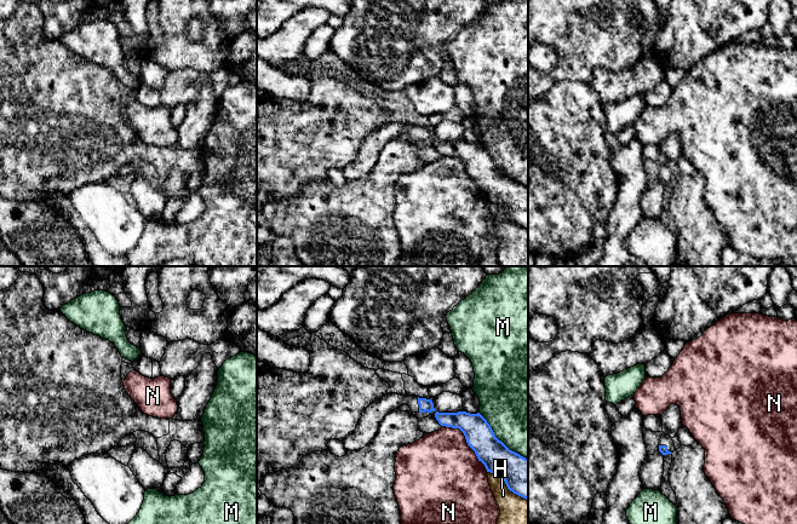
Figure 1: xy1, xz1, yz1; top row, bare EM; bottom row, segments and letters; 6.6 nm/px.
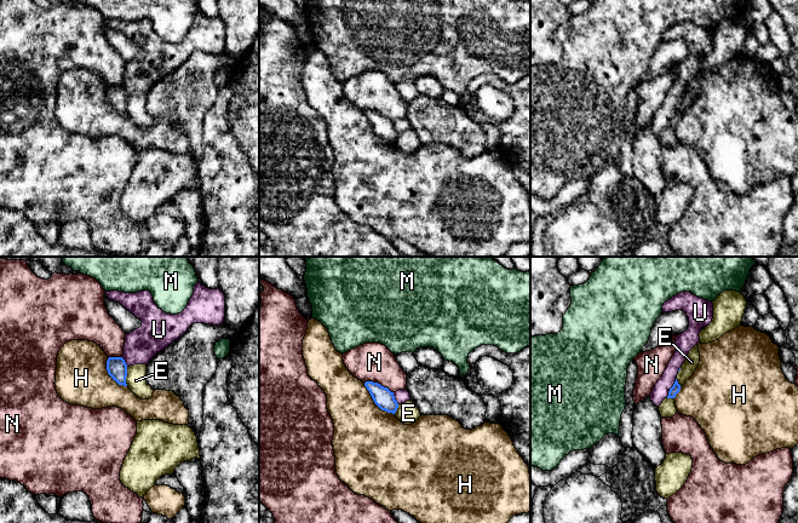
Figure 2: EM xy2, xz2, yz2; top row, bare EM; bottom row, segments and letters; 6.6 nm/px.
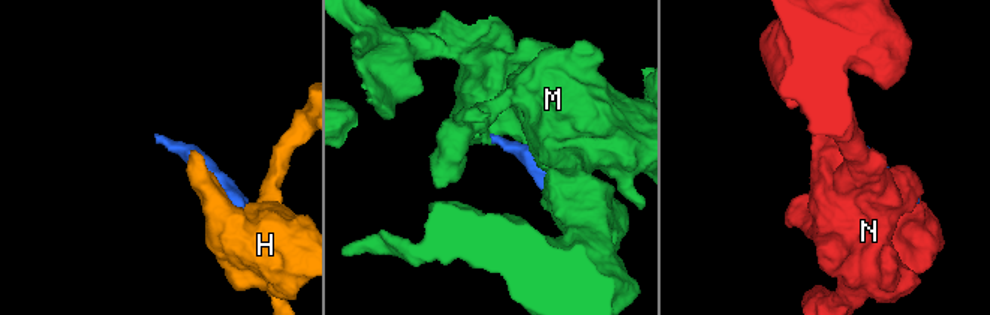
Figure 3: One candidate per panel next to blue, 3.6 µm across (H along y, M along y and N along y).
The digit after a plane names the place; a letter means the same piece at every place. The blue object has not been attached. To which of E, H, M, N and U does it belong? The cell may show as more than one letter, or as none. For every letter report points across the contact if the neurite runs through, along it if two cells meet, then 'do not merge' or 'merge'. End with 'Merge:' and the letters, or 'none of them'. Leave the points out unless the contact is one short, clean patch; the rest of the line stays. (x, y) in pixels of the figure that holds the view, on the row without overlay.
E: border along xy2 (127, 96), (126, 114); do not merge
H: do not merge
M: do not merge
N: do not merge
U: do not merge
Merge: none of them

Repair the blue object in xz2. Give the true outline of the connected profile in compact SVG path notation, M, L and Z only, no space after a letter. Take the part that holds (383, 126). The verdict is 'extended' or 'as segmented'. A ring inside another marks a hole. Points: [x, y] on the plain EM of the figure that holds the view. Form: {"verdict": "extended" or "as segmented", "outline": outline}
{"verdict": "as segmented", "outline": "M366 110L364 115L369 120L374 132L381 138L387 142L395 143L398 132L395 128L394 121L391 121L387 116L381 115L378 111Z"}

